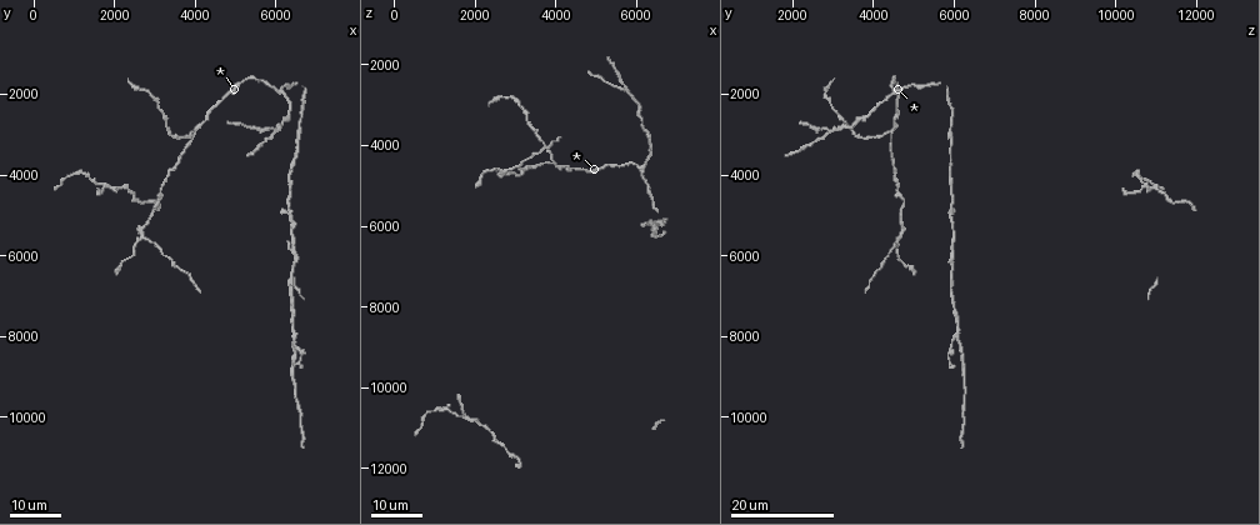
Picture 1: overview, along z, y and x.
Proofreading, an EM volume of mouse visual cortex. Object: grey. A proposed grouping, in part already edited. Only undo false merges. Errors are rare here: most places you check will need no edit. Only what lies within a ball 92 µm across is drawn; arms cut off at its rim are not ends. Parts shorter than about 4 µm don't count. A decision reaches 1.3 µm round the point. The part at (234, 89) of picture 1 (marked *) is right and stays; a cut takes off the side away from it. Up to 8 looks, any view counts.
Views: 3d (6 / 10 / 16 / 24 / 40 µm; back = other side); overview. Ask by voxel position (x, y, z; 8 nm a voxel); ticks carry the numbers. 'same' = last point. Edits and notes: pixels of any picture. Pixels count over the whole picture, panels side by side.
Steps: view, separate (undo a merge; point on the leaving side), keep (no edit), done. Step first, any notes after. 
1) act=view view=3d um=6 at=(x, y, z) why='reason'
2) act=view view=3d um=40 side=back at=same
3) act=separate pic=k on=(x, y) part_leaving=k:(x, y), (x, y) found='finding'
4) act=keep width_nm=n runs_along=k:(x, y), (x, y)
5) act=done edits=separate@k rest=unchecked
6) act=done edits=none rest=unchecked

act=view view=3d um=16 at=(6300, 4800, 5850) why='side arm on a straight run'

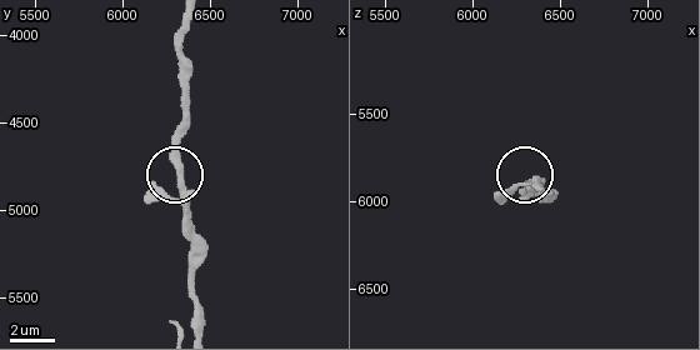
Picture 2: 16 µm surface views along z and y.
act=view view=3d um=6 at=same

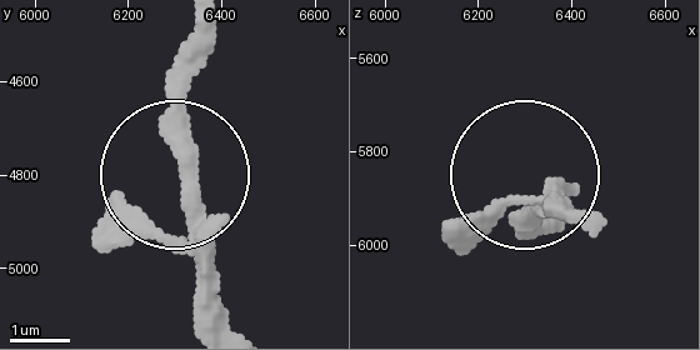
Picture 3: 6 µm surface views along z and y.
act=keep runs_along=3:(193, 31), (179, 196), (193, 325) found='continuous, no second cell'

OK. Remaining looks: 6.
act=view view=3d um=24 at=(2750, 5600, 4650) why='three-way junction'

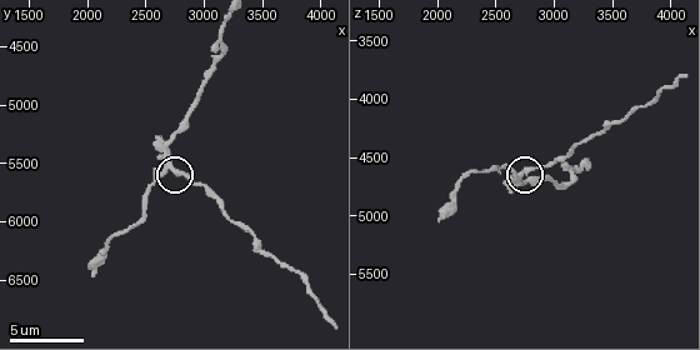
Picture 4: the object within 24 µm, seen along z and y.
act=view view=3d um=10 at=(2740, 5540, 4640) why='zoom in'

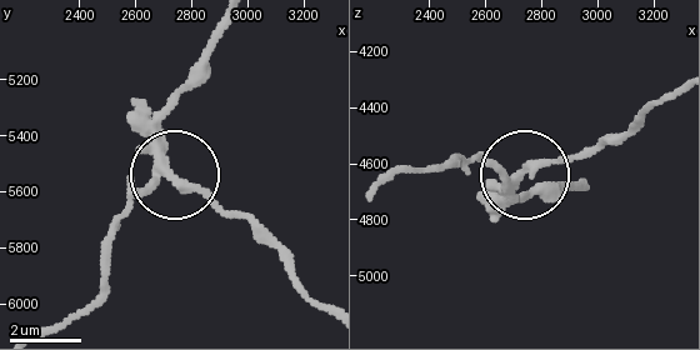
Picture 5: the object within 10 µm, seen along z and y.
act=keep runs_along=5:(583, 190), (511, 199), (520, 175), (615, 145) found='one cell here'

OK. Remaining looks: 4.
act=view view=3d um=24 at=(1350, 4000, 10600)

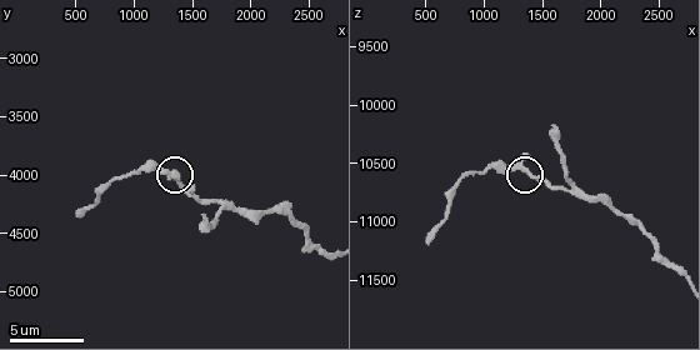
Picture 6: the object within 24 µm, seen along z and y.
act=view view=3d um=6 at=same

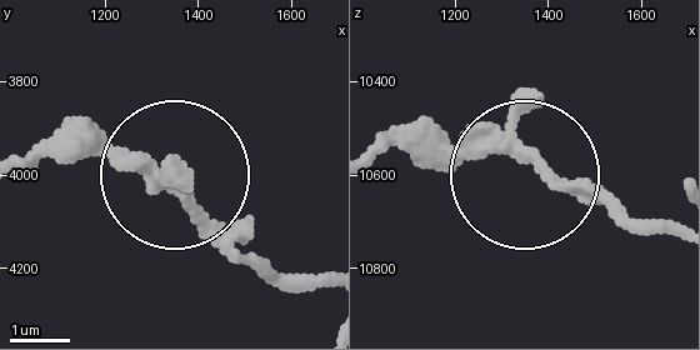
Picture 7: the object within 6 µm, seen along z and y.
act=keep width_nm=220 found='continuous, no second cell'

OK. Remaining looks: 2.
act=view view=3d um=24 at=(6400, 8050, 6050) why='thin arm on a thick one'

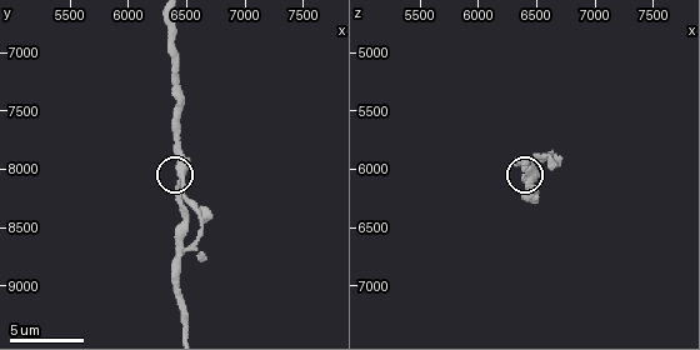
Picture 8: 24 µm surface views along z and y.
act=view view=3d um=6 at=(6460, 8000, 6040) why='zoom in'

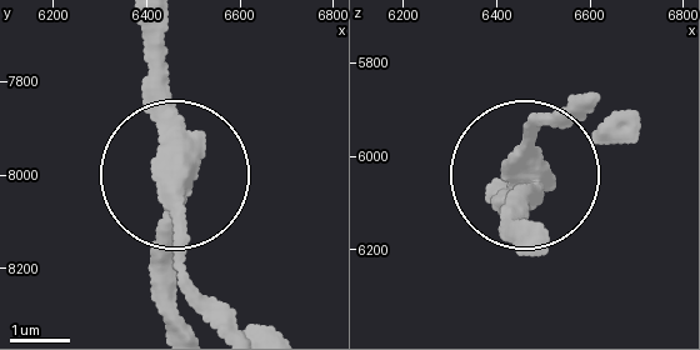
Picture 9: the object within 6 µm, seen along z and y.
act=keep arms=3 runs_along=9:(164, 31), (193, 310) found='all the same cell'

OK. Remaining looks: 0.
act=done edits=none rest=unchecked

